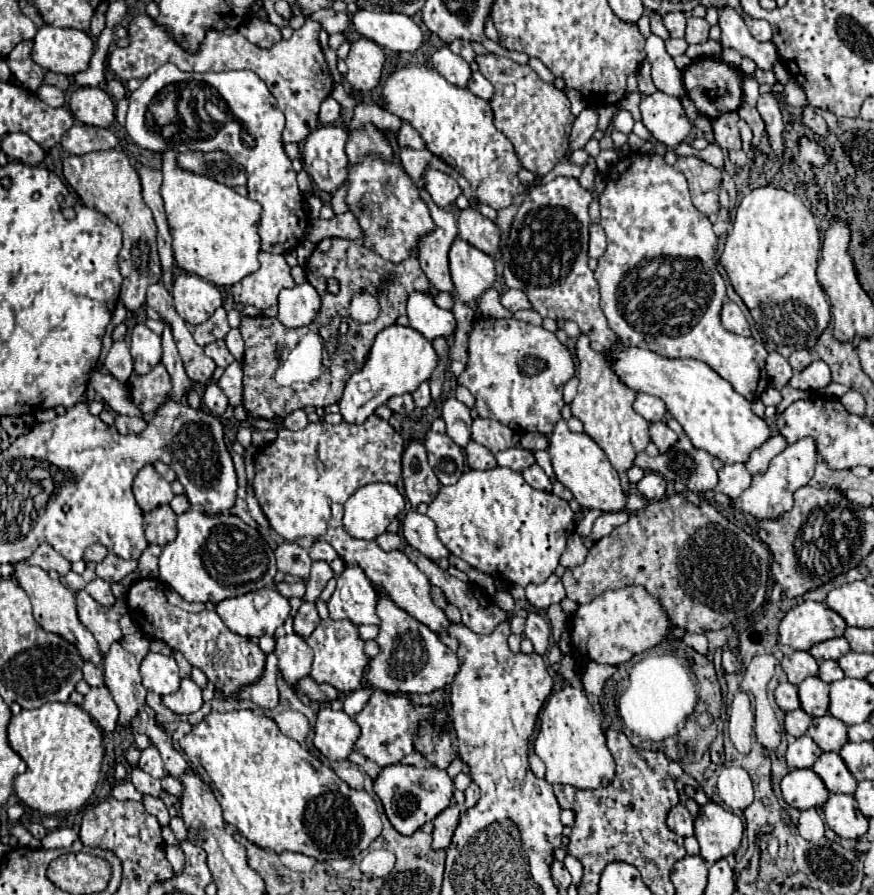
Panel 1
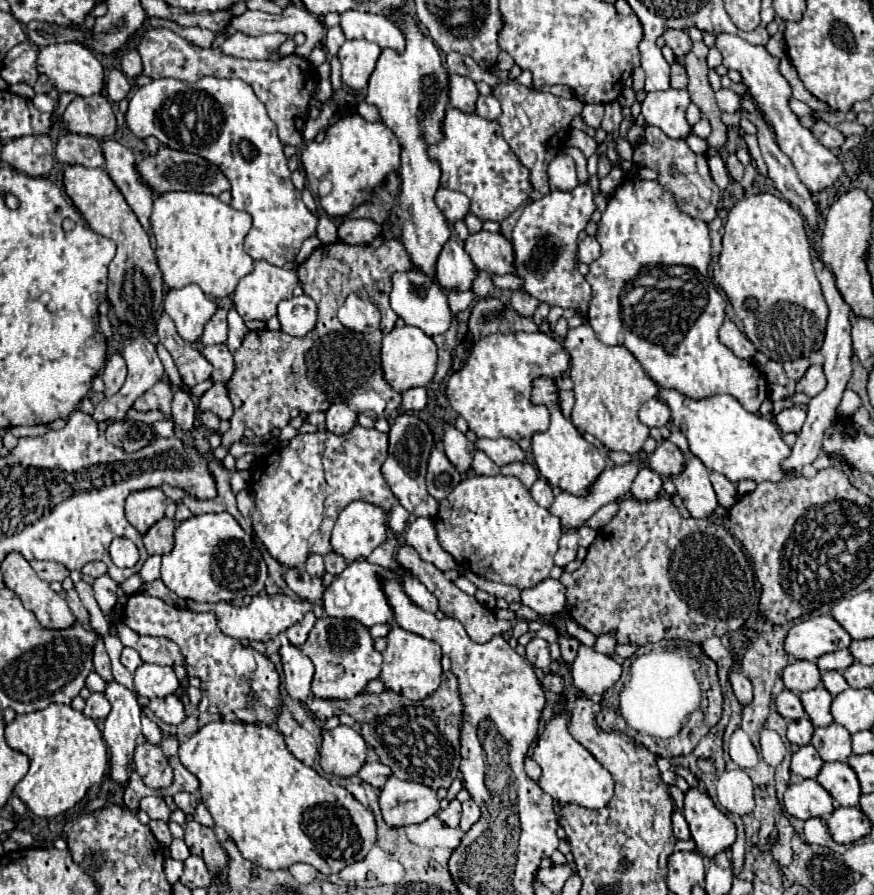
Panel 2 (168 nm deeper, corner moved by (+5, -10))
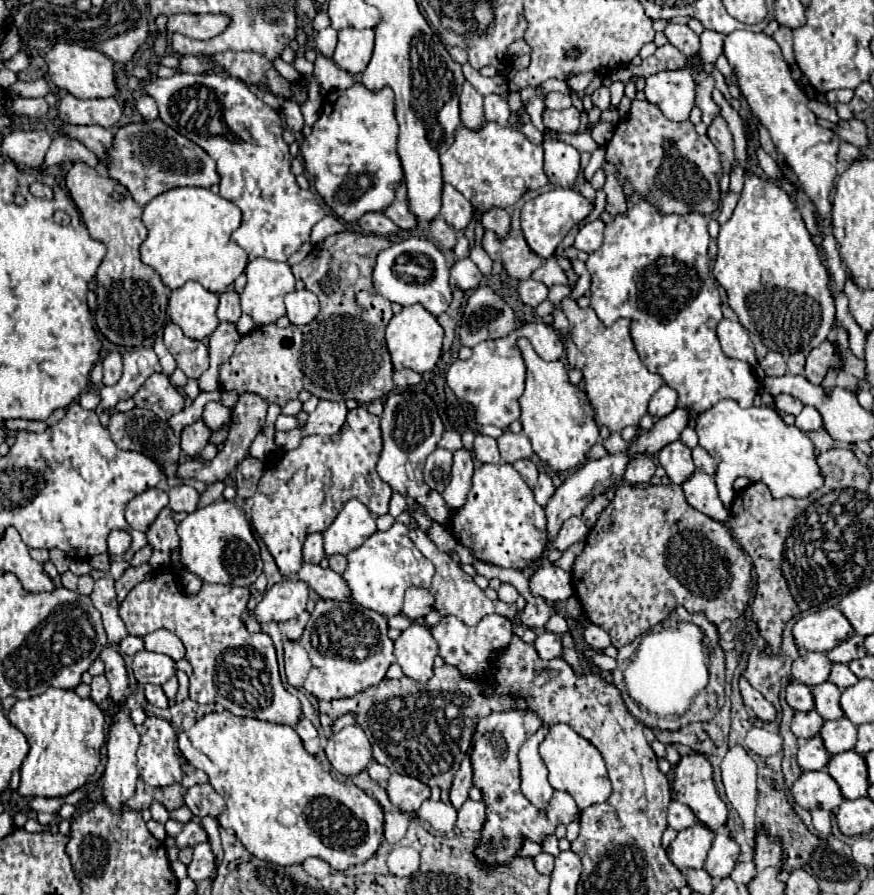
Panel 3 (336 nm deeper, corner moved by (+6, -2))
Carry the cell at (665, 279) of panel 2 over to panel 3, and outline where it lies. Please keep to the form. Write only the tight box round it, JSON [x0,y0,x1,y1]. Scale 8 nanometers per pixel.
[585,196,759,414]

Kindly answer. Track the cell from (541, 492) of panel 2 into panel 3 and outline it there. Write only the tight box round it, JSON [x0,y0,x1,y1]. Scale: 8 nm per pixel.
[533,472,555,506]

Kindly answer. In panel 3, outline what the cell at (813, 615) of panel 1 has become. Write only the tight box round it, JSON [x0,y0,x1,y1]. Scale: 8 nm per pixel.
[793,608,853,652]

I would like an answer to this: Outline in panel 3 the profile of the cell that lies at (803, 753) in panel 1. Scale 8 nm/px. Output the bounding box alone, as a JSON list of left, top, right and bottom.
[799,736,831,772]

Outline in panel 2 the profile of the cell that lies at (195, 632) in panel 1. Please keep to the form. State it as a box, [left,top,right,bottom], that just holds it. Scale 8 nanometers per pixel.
[122,592,280,724]

